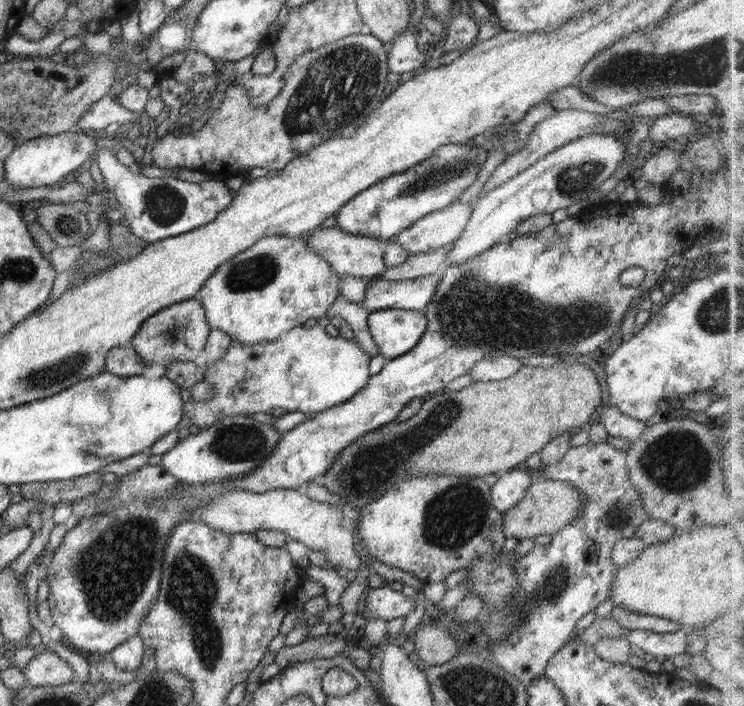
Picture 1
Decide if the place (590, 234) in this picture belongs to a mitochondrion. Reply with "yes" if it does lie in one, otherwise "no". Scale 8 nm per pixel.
no

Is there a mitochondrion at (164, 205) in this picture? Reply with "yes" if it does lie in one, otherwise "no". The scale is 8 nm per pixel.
yes

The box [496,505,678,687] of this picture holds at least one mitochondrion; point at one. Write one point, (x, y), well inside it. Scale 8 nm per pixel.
(550, 589)

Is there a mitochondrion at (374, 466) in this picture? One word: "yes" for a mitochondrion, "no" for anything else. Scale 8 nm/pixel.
yes

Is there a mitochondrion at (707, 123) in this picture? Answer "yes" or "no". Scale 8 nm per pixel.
no

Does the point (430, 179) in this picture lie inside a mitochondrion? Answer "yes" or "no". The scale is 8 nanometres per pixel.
yes

